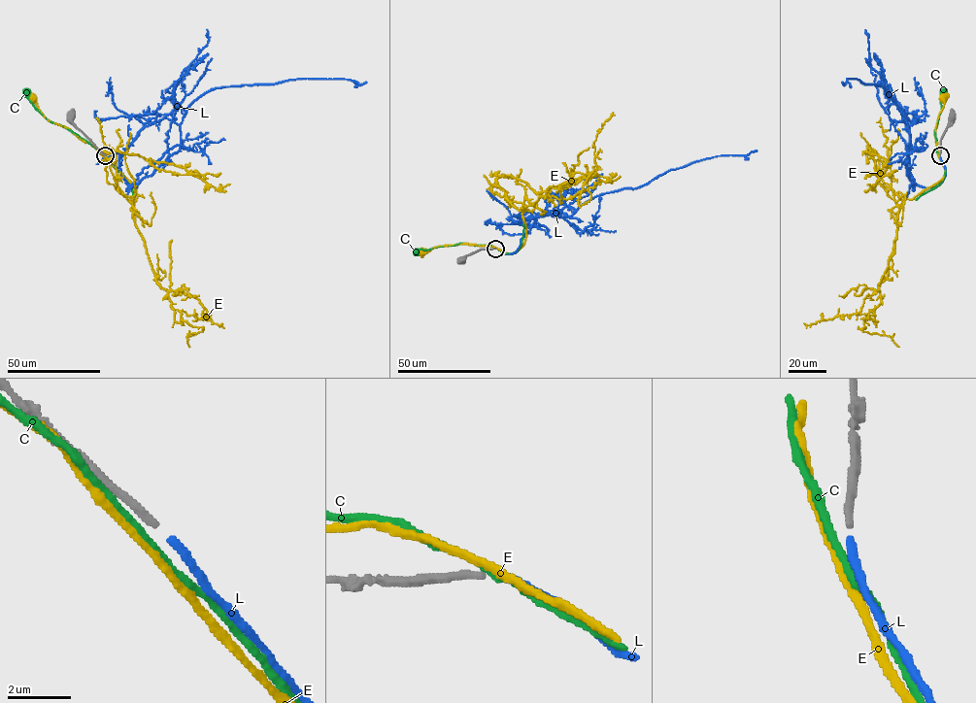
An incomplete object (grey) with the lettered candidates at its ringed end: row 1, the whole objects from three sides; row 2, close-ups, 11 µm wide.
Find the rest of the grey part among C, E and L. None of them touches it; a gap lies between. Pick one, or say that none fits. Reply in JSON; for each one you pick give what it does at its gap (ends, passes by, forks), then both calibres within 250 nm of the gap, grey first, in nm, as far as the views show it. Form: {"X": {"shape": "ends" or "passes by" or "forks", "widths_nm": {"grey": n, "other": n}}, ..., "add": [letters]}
{"L": {"shape": "ends", "widths_nm": {"grey": 240, "other": 280}}, "add": ["L"]}

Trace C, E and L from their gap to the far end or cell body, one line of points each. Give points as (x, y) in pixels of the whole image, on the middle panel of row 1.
C: (495, 248), (464, 243), (416, 251)
E: (495, 248), (459, 244), (433, 248), (426, 252), (423, 251)
L: (496, 249), (515, 252), (532, 218), (571, 218), (593, 197), (639, 187), (693, 162), (757, 150)

